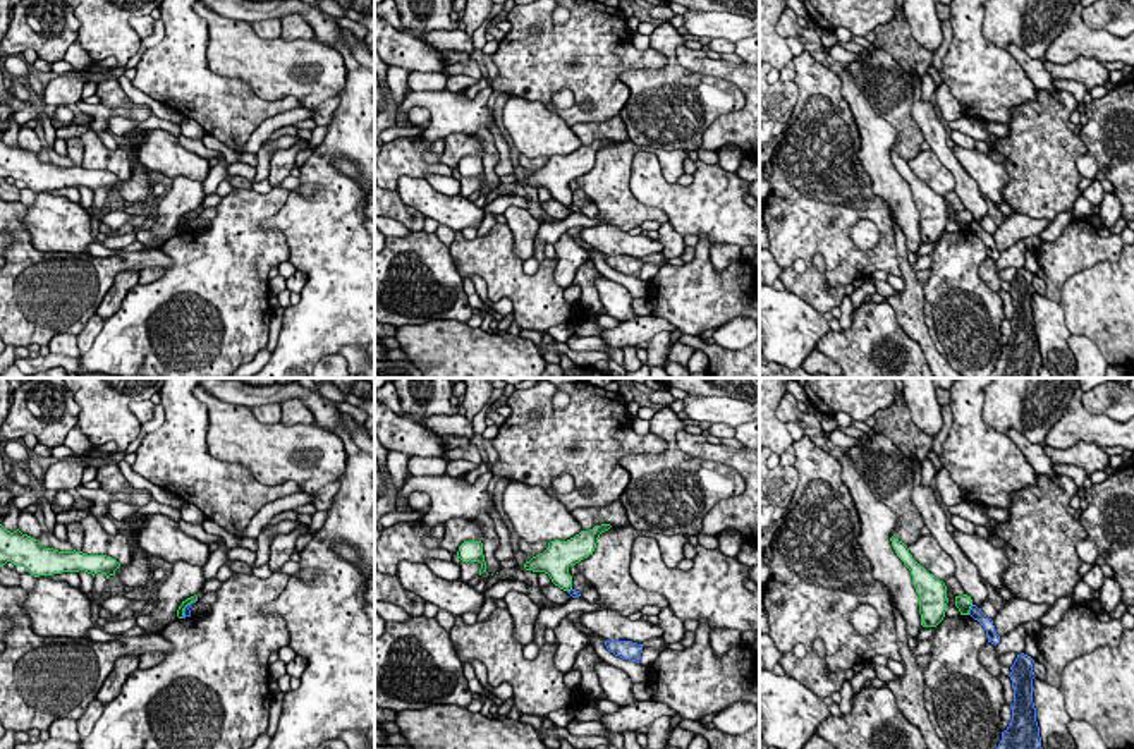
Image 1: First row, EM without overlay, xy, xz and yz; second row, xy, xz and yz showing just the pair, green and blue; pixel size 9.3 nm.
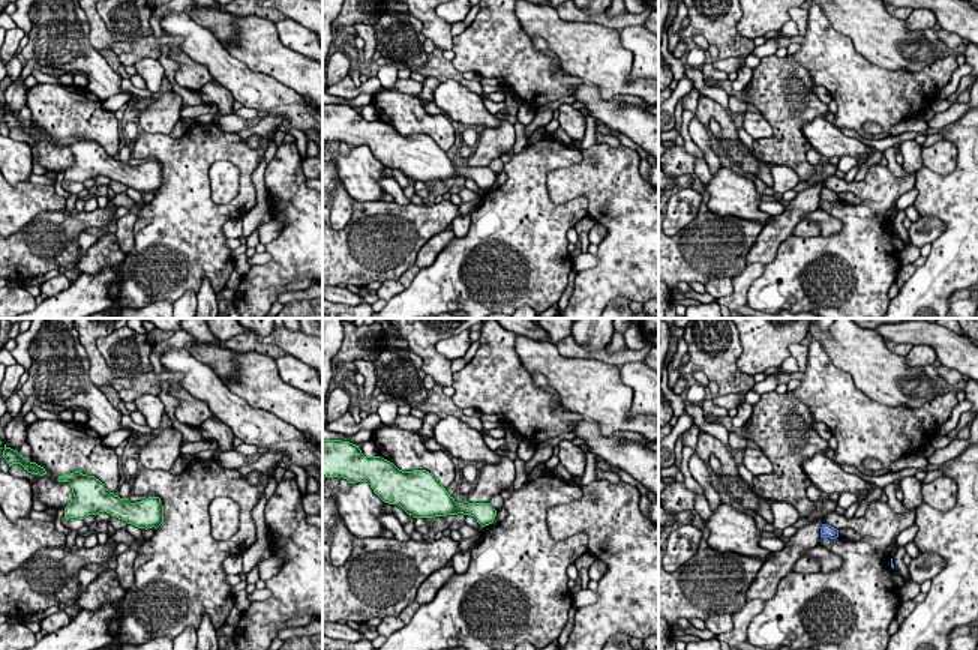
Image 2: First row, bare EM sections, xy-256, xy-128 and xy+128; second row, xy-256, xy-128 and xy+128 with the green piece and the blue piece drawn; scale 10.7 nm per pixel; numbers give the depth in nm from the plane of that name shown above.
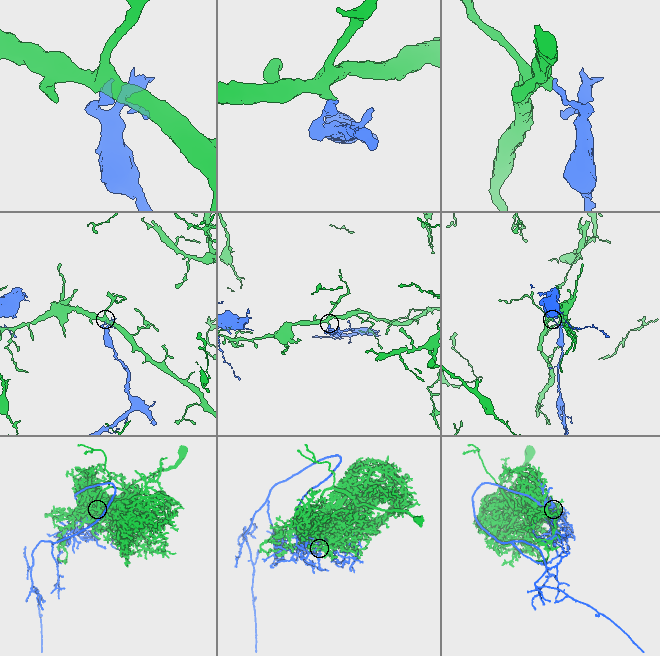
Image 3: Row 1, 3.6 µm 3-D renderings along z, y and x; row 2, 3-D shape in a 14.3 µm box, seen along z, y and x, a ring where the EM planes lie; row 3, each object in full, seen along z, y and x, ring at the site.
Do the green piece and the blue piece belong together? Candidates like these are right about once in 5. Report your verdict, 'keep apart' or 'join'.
keep apart

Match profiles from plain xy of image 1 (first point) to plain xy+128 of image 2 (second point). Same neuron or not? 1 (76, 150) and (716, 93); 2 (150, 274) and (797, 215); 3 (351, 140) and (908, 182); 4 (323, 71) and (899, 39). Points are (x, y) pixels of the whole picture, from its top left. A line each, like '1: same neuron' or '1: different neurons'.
1: same neuron
2: different neurons
3: different neurons
4: same neuron

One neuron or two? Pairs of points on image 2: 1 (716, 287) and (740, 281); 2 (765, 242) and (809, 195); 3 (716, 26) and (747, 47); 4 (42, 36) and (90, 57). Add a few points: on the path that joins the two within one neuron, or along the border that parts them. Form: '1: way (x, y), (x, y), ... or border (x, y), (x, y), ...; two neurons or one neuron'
1: border (732, 279), (732, 291), (717, 299); two neurons
2: way (777, 230), (798, 207); one neuron
3: way (723, 33), (740, 47); one neuron
4: way (54, 39), (60, 39), (78, 56); one neuron

